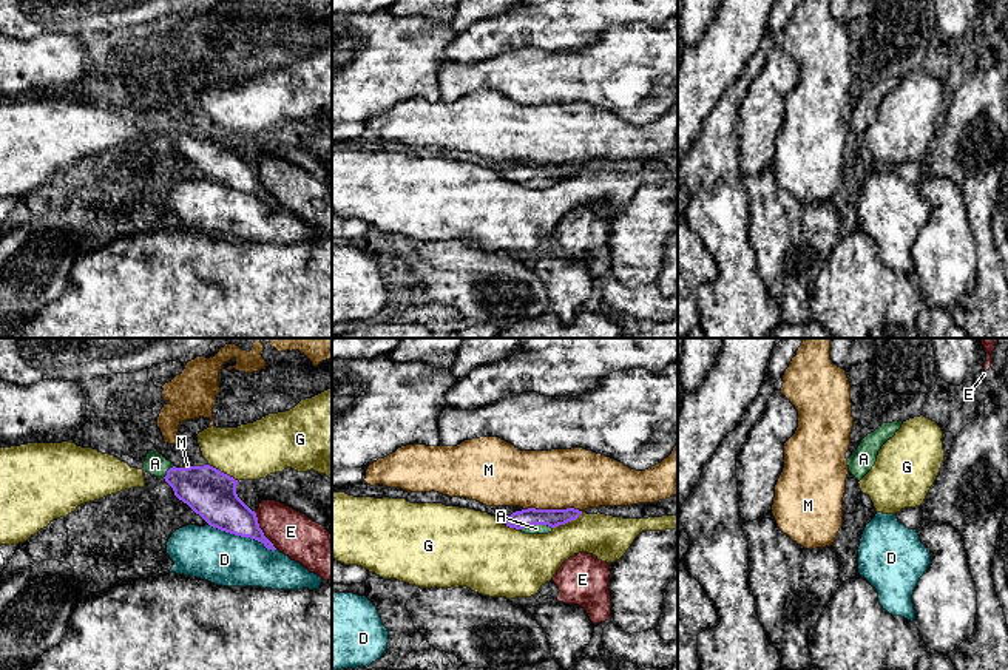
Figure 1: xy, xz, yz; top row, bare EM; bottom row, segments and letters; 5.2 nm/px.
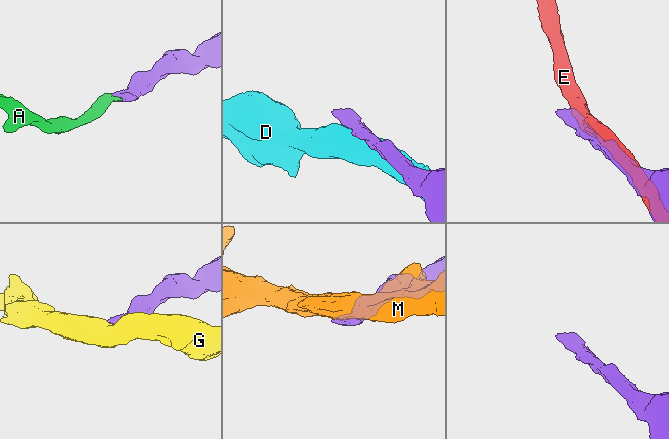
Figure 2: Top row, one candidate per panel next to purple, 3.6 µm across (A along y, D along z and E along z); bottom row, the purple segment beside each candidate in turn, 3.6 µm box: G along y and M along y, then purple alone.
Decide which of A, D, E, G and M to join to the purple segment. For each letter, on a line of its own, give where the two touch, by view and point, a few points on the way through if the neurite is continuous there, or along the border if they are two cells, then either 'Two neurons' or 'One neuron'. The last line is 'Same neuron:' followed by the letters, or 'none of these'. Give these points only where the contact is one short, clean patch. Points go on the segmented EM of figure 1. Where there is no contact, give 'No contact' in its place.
A: Touches purple at xz (536, 524). Path across: xz (527, 517), (536, 524), (536, 528). One neuron
D: Touches purple at xy (243, 536). Two neurons
E: Touches purple at xy (261, 530). Two neurons
G: Touches purple at xz (567, 522). Two neurons
M: Touches purple at xz (553, 510). Two neurons
Same neuron: A

